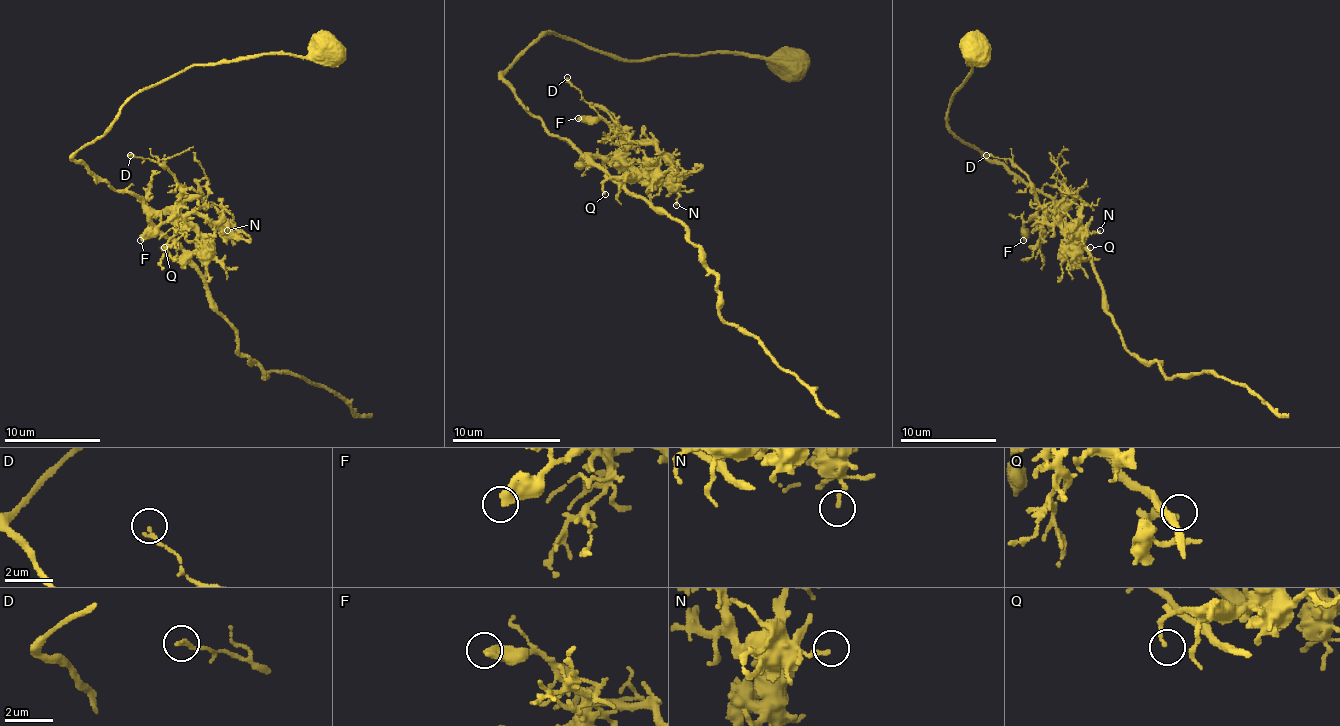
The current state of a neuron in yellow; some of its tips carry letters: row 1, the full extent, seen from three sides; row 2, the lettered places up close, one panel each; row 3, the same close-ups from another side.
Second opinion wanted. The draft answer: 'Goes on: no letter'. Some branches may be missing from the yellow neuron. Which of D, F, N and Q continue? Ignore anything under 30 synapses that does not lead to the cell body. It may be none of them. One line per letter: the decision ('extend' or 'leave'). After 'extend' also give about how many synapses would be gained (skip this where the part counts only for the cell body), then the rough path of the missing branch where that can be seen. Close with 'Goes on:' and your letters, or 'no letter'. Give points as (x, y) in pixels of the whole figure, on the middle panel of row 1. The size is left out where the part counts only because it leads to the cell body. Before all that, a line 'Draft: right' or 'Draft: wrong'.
Draft: right
D: leave
F: leave
N: leave
Q: leave
Goes on: no letter

